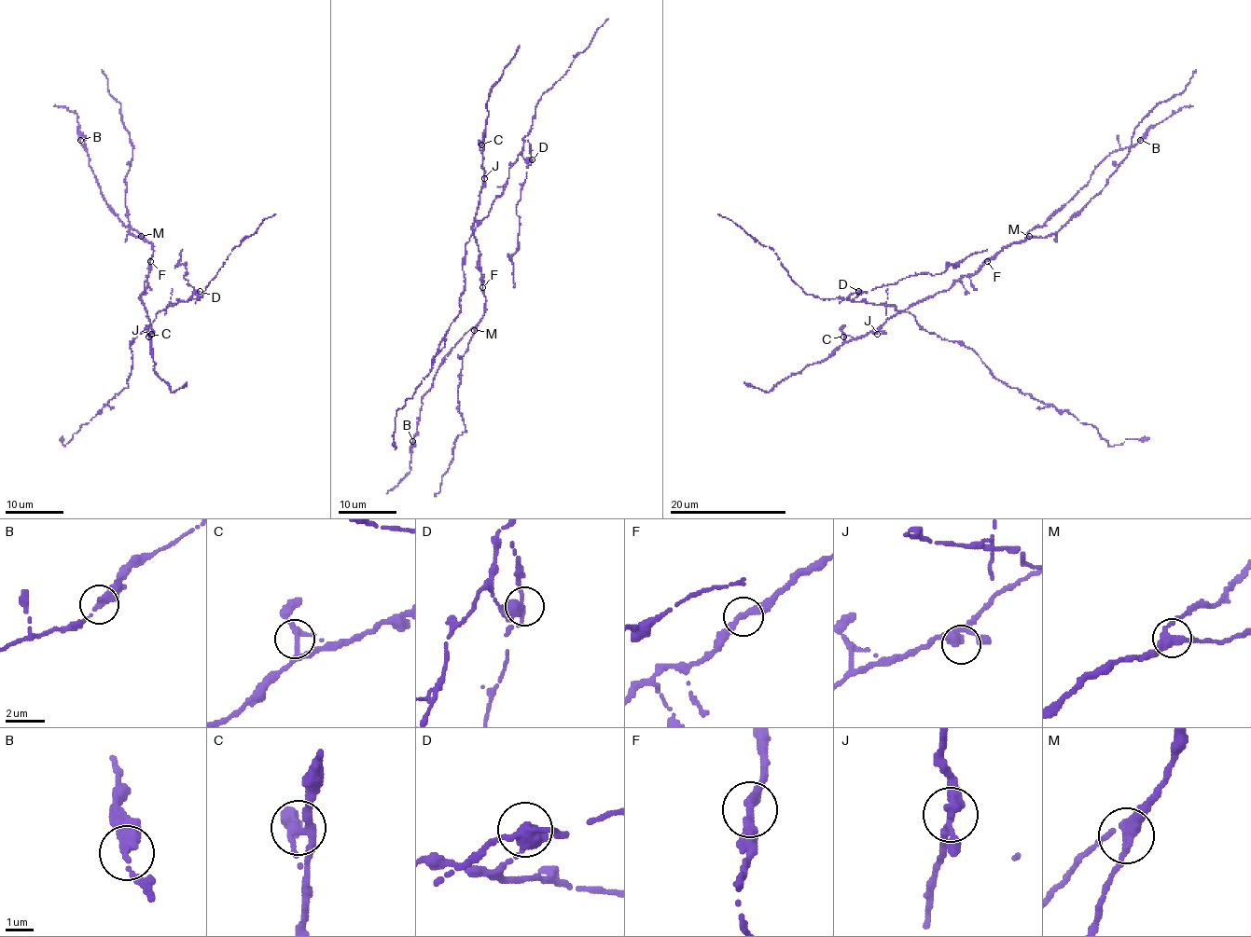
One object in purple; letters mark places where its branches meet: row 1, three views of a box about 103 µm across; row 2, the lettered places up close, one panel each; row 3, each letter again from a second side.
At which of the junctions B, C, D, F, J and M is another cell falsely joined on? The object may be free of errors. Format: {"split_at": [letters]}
{"split_at": []}

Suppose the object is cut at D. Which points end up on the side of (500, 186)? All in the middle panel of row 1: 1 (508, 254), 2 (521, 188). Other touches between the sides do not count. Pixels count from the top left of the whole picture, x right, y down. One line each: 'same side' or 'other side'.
1: other side
2: other side

